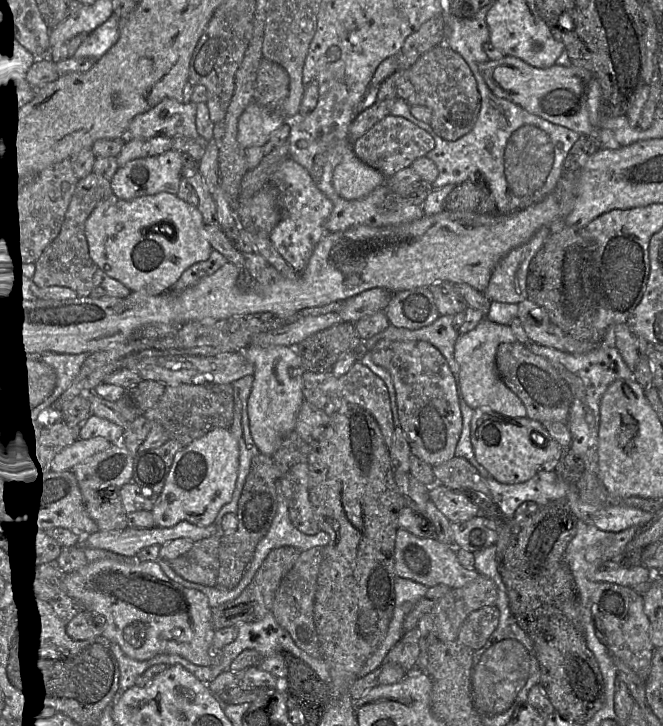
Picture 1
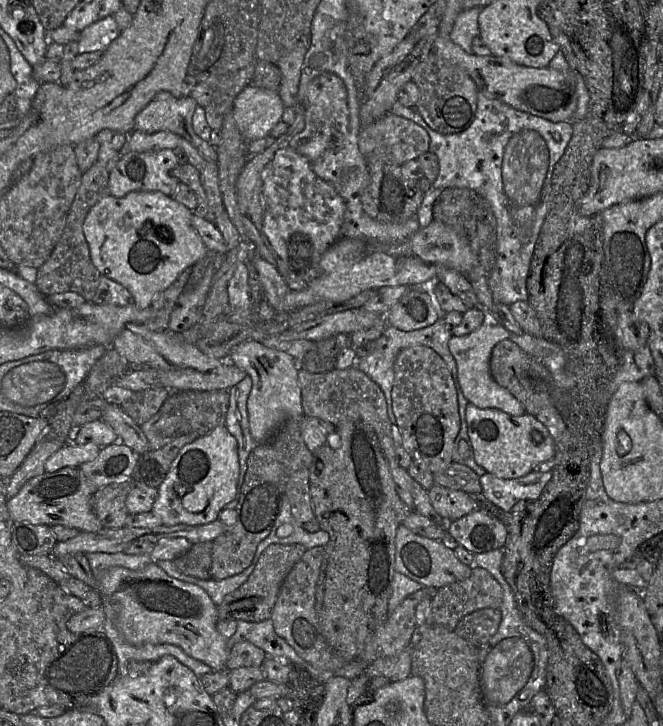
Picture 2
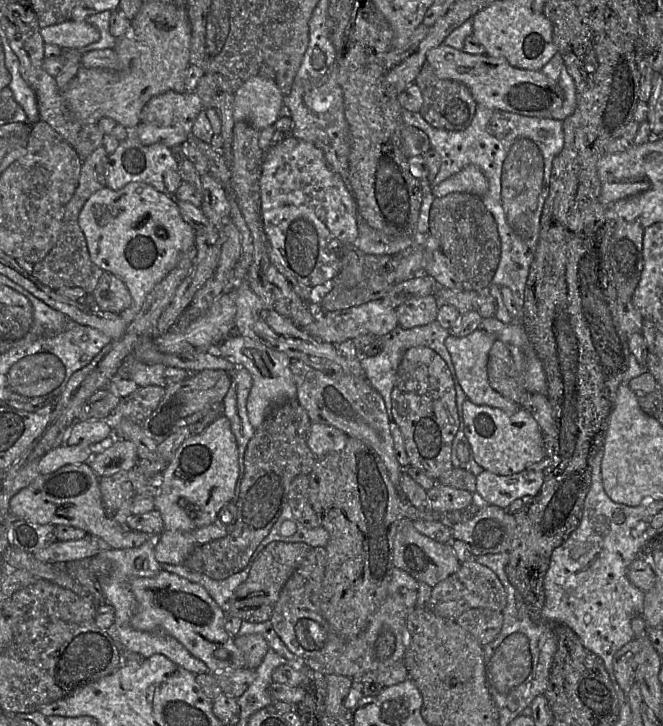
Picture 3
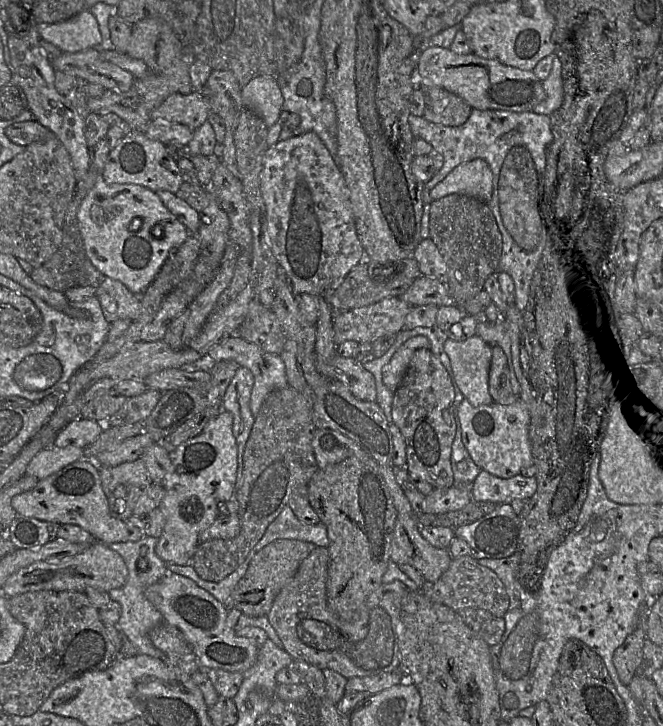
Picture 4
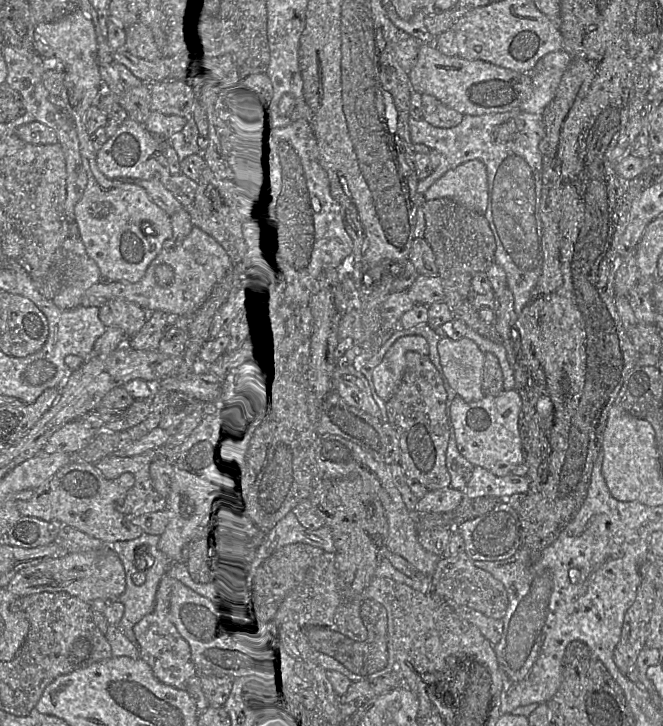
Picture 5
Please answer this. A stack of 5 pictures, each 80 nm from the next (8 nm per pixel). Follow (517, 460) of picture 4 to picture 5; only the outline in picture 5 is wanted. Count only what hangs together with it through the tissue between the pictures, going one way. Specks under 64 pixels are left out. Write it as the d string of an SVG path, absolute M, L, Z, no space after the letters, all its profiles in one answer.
M516 389L503 390L499 395L485 395L481 400L465 402L456 395L450 404L449 416L459 453L474 466L496 476L506 476L524 462L519 420L522 400Z

